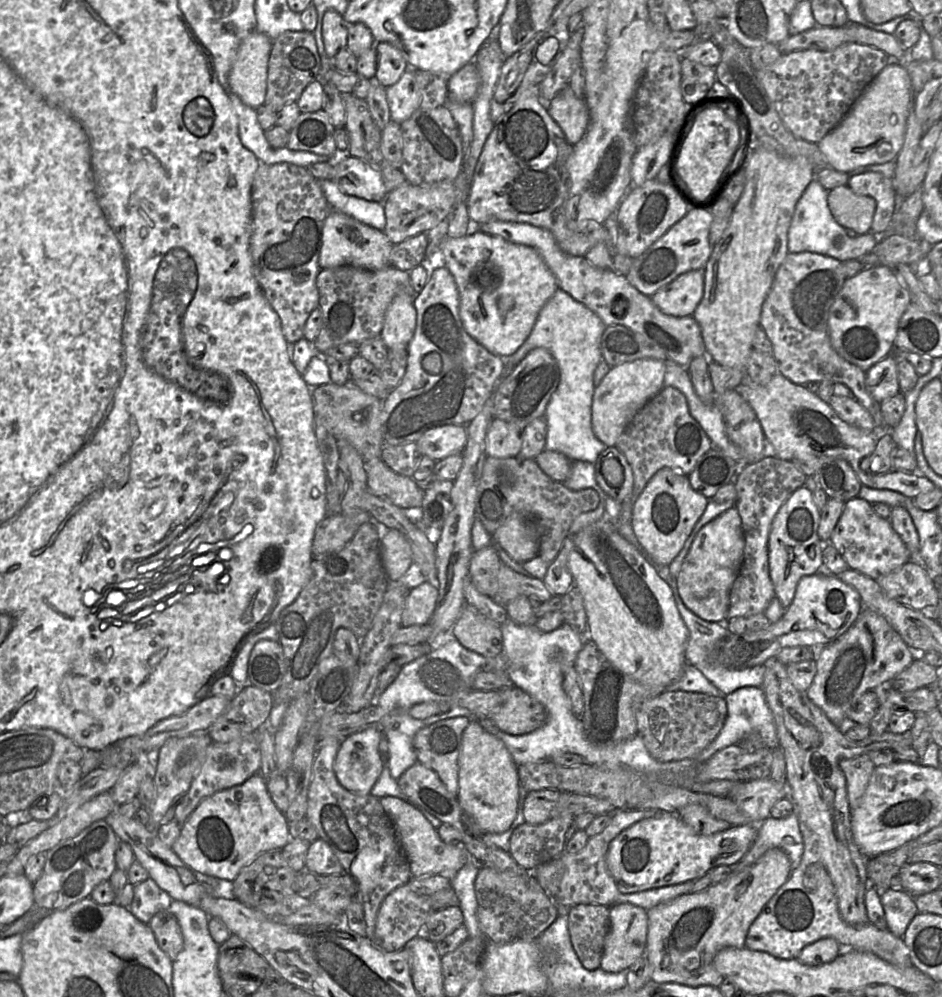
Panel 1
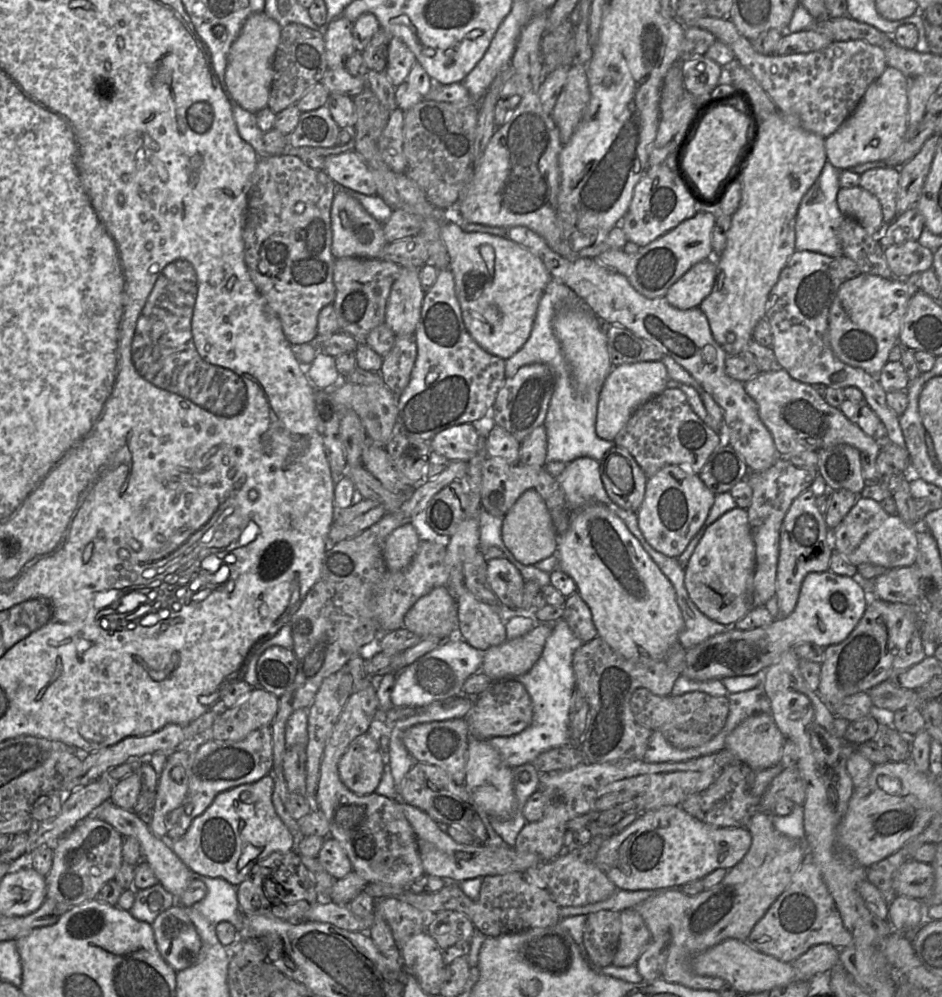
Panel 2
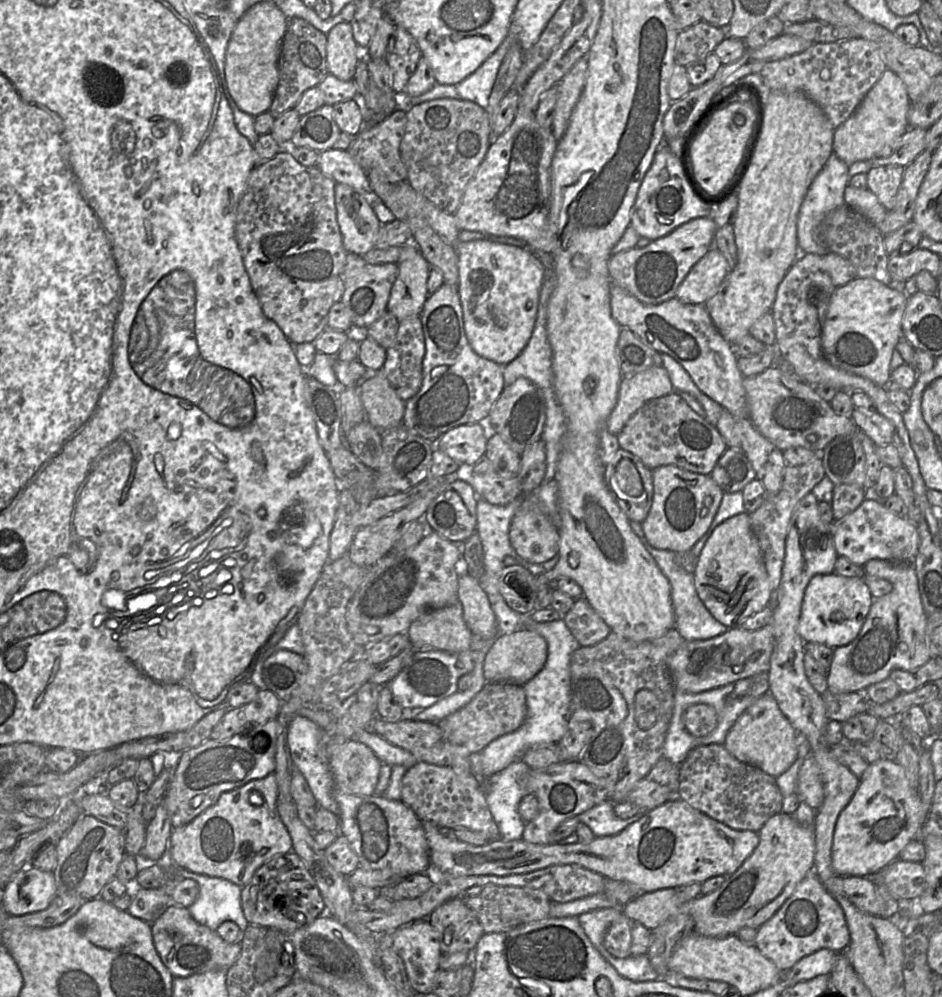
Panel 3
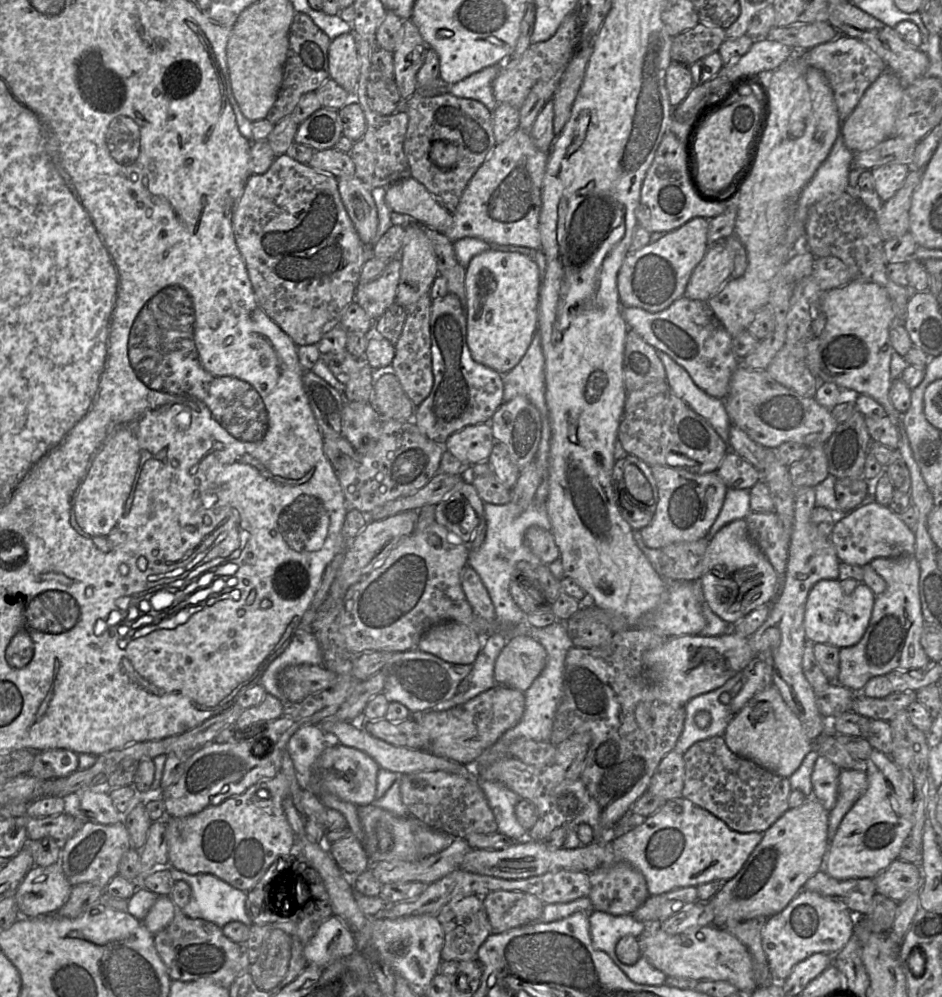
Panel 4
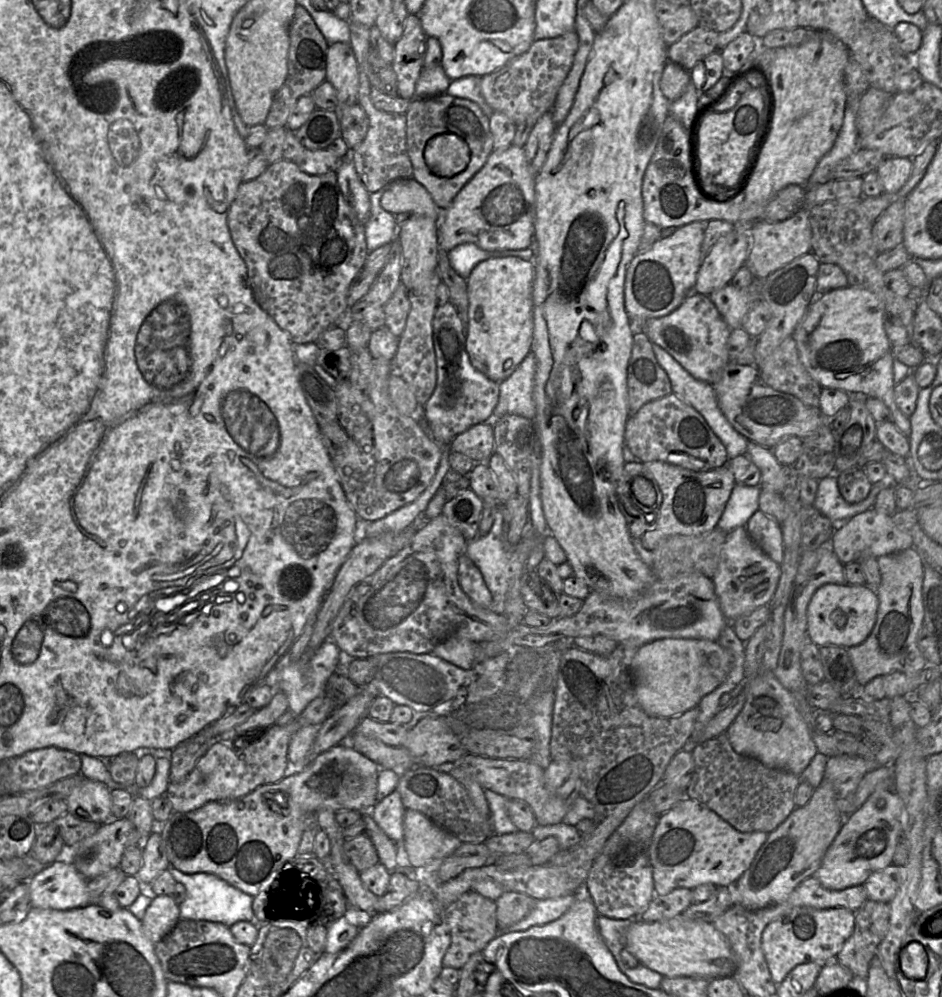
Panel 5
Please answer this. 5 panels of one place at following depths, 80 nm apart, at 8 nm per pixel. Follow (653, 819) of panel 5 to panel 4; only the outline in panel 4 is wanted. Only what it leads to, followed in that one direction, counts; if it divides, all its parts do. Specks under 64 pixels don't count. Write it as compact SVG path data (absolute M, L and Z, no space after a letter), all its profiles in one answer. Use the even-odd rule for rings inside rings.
M627 863L603 866L589 874L591 889L587 897L594 910L630 915L650 897L643 874Z

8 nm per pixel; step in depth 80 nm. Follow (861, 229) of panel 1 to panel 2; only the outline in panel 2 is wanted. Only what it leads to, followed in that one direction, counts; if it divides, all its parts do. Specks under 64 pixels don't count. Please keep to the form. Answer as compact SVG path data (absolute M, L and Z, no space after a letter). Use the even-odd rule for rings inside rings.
M856 186L841 188L837 194L837 204L846 217L856 219L868 234L880 234L885 227L880 201L866 189Z

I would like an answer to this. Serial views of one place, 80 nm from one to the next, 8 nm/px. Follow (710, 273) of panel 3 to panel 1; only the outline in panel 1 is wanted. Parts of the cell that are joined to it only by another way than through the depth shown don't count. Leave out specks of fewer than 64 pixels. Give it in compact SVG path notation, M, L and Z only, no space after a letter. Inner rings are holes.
M704 269L685 272L657 290L651 300L667 315L691 316L703 297L704 275Z

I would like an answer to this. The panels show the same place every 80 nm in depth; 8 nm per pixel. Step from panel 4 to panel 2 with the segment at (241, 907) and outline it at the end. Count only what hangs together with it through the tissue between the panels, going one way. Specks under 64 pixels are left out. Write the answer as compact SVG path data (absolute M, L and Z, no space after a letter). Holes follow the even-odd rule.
M192 871L191 875L207 887L203 899L193 905L198 912L213 925L222 921L232 923L239 937L245 937L245 915L237 898L237 886L223 878L205 877Z

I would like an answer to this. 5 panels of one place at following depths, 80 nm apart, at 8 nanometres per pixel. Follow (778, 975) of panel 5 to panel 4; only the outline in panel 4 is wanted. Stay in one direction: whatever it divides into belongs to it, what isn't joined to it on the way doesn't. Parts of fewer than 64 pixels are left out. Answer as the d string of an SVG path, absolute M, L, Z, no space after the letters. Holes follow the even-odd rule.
M802 890L784 910L766 920L761 932L773 979L784 981L799 962L813 954L837 954L852 937L855 923L856 916L842 902Z

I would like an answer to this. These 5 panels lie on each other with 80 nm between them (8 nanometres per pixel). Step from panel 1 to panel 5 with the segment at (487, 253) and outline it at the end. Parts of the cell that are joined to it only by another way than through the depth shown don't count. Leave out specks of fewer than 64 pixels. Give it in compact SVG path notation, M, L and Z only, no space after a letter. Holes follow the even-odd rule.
M413 178L398 179L389 183L383 190L381 206L387 212L395 215L407 212L411 214L428 216L440 221L443 215L443 211L437 207L425 187ZM516 256L491 257L478 263L467 278L469 321L466 350L471 364L498 383L508 378L532 349L534 274L535 268L531 261Z

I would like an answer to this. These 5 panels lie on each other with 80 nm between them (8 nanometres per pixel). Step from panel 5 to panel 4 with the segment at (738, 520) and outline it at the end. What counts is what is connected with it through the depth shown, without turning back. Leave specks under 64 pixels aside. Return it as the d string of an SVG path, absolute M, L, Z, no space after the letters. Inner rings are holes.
M728 488L722 508L705 539L710 541L726 524L734 520L745 519L751 512L749 503L750 492L748 489Z

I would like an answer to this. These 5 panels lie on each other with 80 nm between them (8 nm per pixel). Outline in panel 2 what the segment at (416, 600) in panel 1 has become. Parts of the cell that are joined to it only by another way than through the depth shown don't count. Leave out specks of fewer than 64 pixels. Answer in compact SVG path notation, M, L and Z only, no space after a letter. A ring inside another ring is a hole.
M438 587L419 598L406 613L403 627L419 637L434 635L441 640L457 636L458 605L446 587Z

